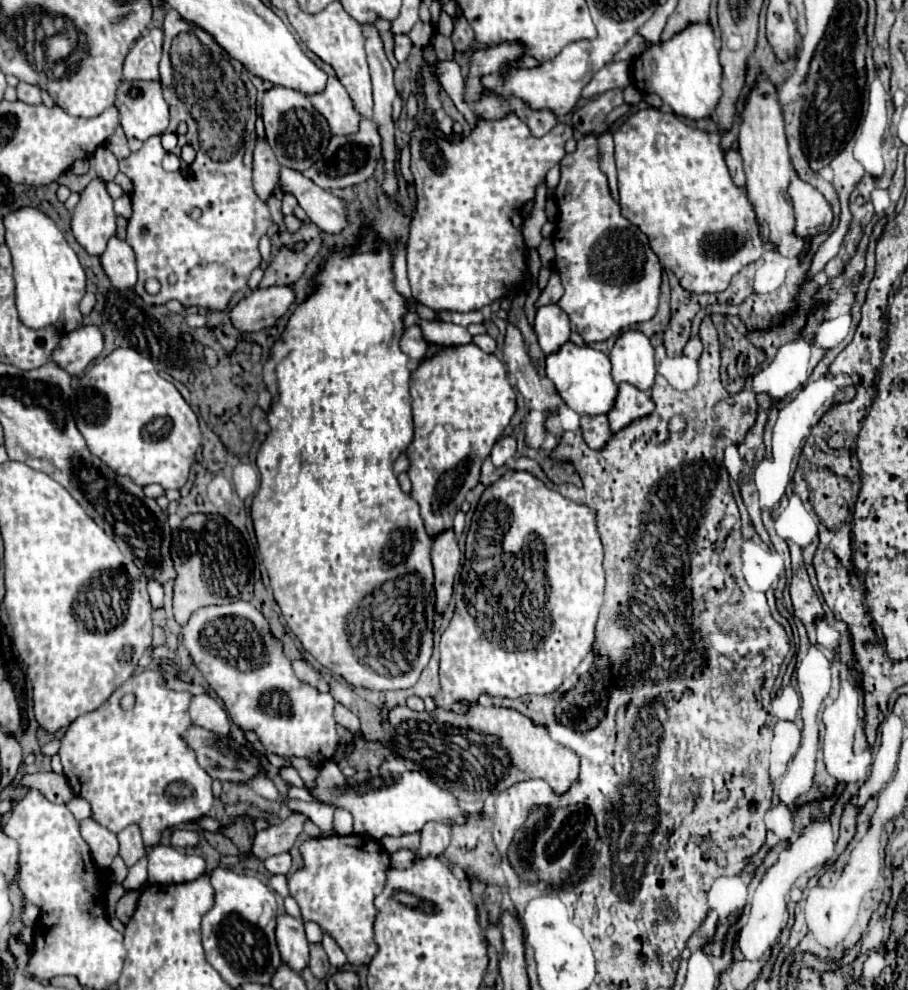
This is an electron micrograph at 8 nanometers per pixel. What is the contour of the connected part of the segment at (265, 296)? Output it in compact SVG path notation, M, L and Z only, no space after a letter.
M288 286L256 288L252 294L242 298L228 314L232 326L242 332L258 332L272 326L280 316L286 314L294 302L294 292Z

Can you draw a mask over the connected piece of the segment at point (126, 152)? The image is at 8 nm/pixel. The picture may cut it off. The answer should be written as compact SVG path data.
M118 128L106 142L106 148L118 158L118 160L124 160L130 156L130 148L128 148L128 142L126 142L126 136L122 132L122 128Z

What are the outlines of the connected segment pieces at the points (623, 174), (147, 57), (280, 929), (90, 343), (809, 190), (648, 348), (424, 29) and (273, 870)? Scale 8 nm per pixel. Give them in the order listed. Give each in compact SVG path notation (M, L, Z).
M644 108L630 114L614 132L614 144L620 212L648 236L650 248L660 258L660 264L676 274L682 288L696 294L724 292L730 278L740 272L742 266L772 250L772 244L760 240L760 226L756 224L756 212L746 188L732 182L724 162L724 150L712 142L708 132L682 122L674 112Z
M152 28L142 34L130 48L122 78L124 80L158 80L158 62L162 54L162 30Z
M290 914L276 918L276 944L280 948L282 962L292 970L300 972L308 964L308 940L304 934L304 924Z
M80 326L66 332L52 352L52 360L64 368L72 378L80 376L86 366L96 360L104 350L104 332L100 326Z
M798 178L790 184L788 194L792 196L796 236L808 238L818 232L826 232L830 228L832 208L816 188Z
M638 330L622 332L610 350L612 378L616 384L628 382L640 390L650 390L654 384L654 348L650 338Z
M418 22L418 24L410 30L408 36L412 38L414 46L422 48L422 46L426 46L426 44L432 40L432 26L426 24L426 22Z
M284 852L284 854L270 856L264 864L266 864L266 870L268 870L270 874L288 874L288 870L290 870L290 866L292 866L292 858L290 858L288 852Z

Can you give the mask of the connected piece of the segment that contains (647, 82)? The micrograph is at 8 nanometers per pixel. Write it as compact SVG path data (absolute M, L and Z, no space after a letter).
M688 24L676 36L660 40L658 44L650 44L636 58L634 64L638 64L636 68L632 68L634 86L640 92L658 94L664 100L664 104L668 104L678 116L698 120L714 112L722 94L722 66L718 62L716 38L710 24Z

